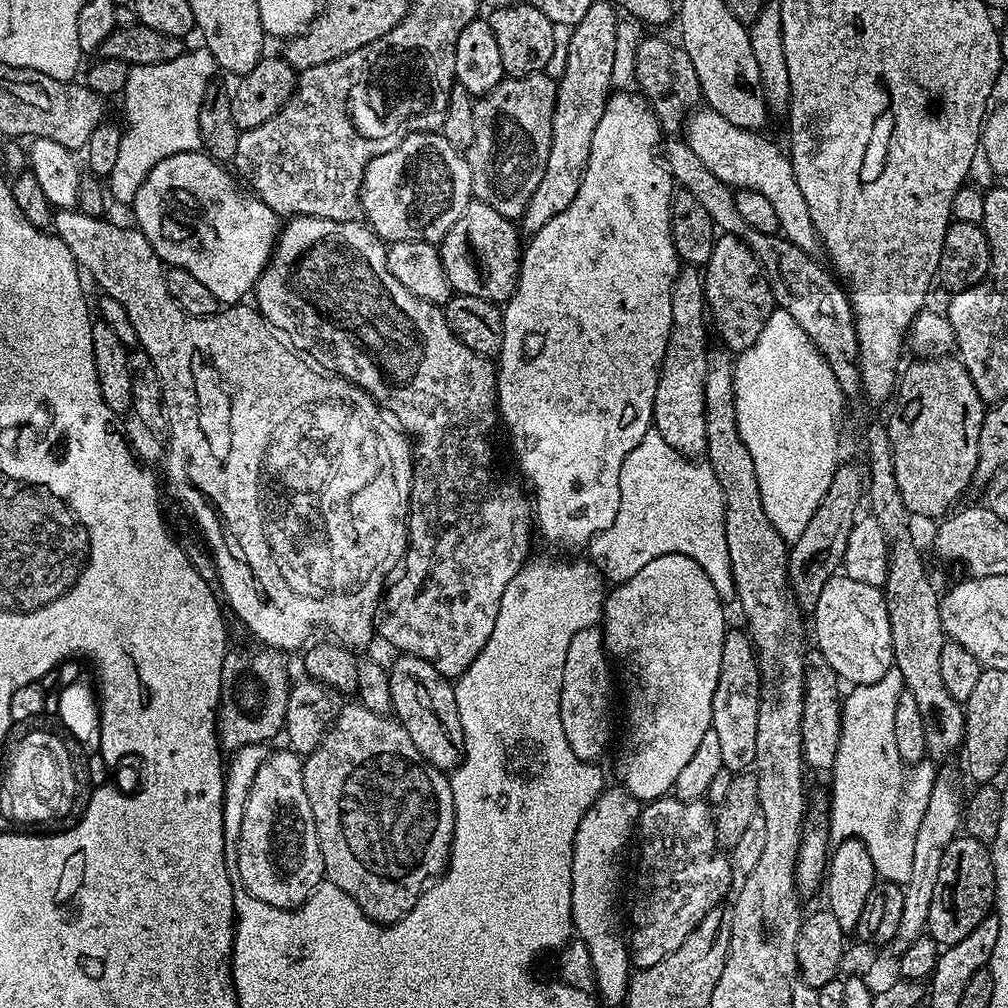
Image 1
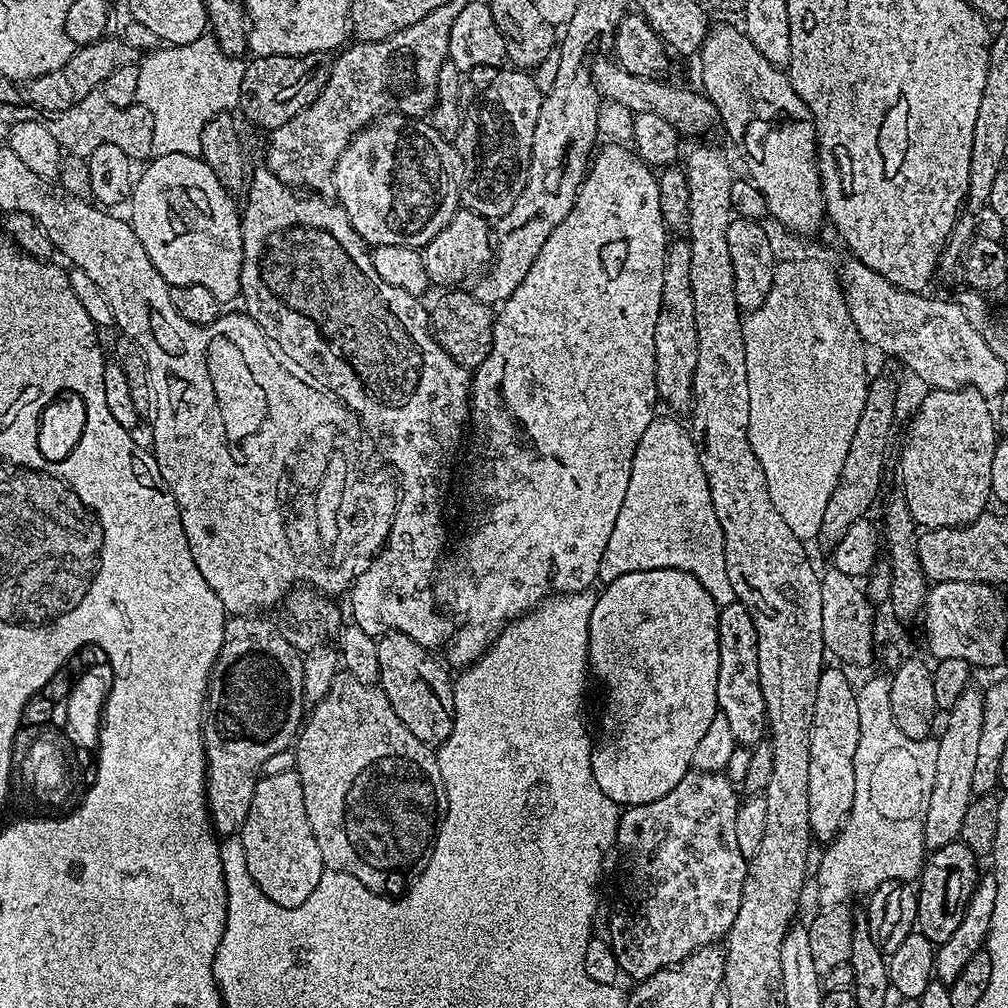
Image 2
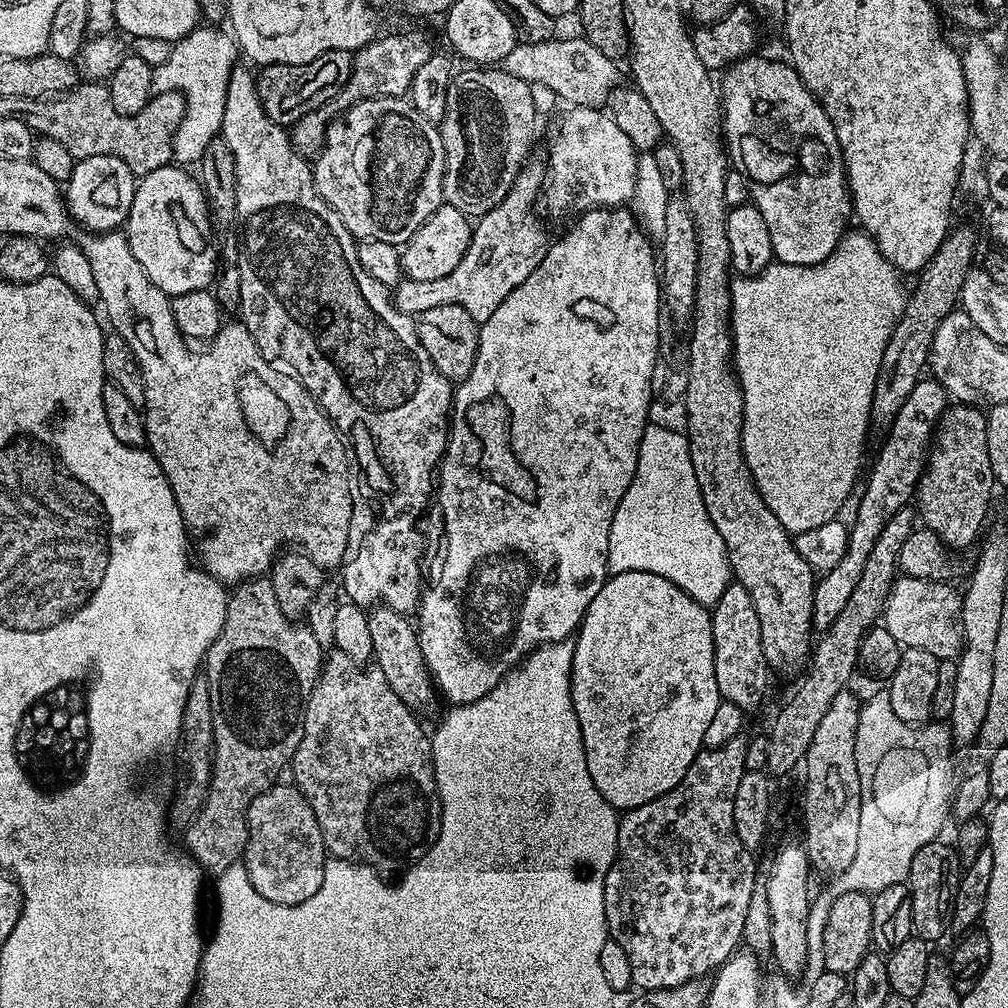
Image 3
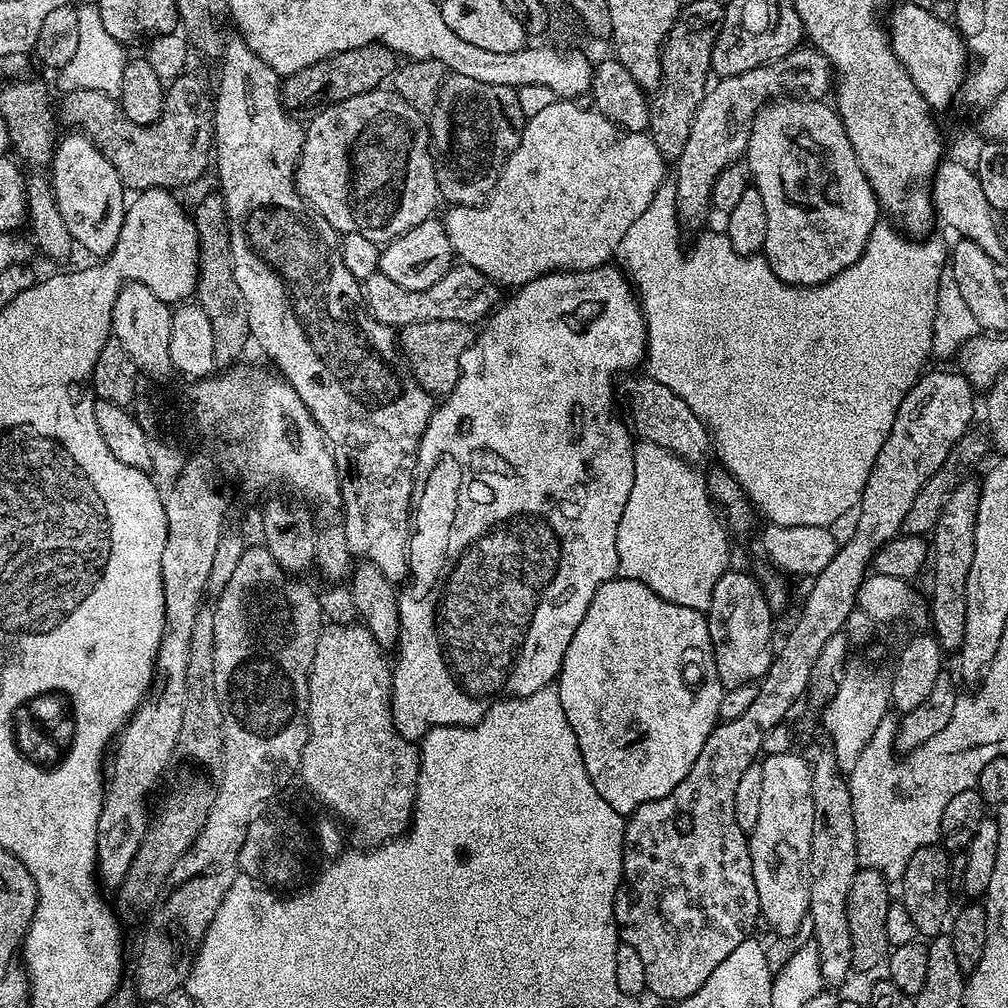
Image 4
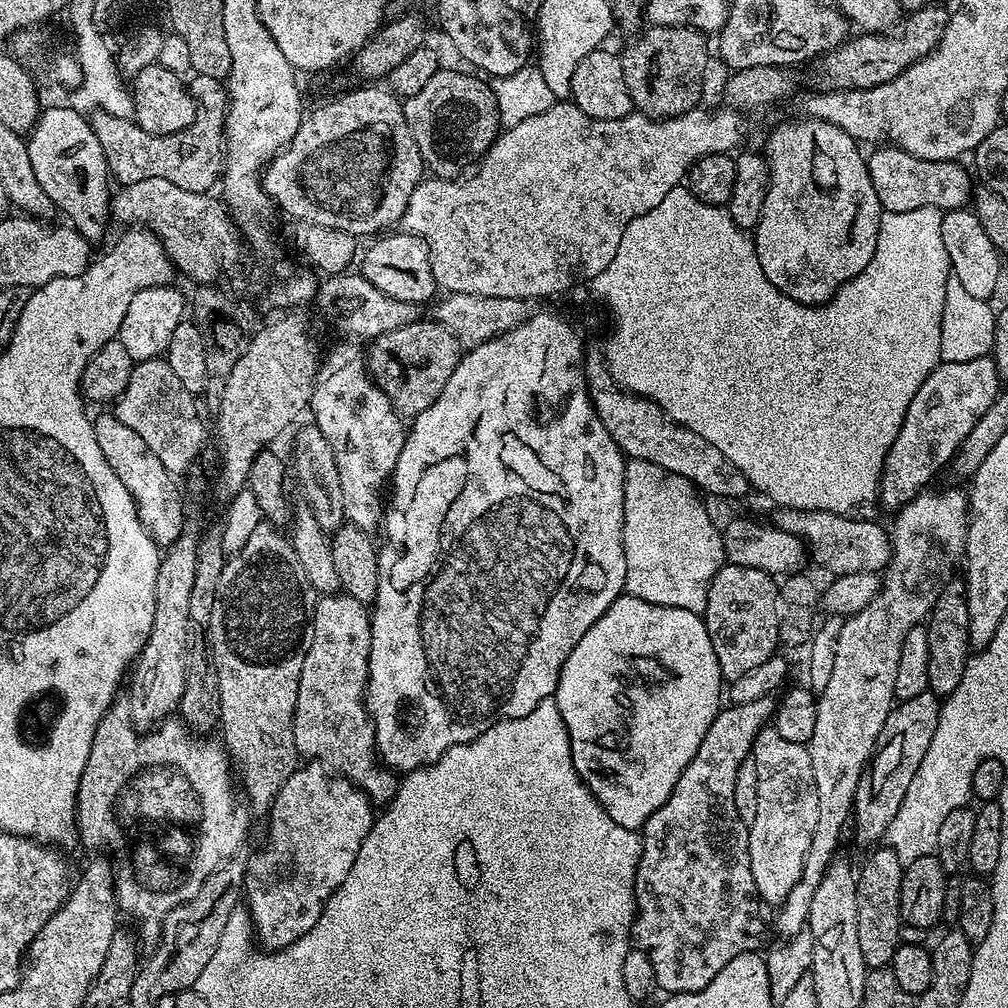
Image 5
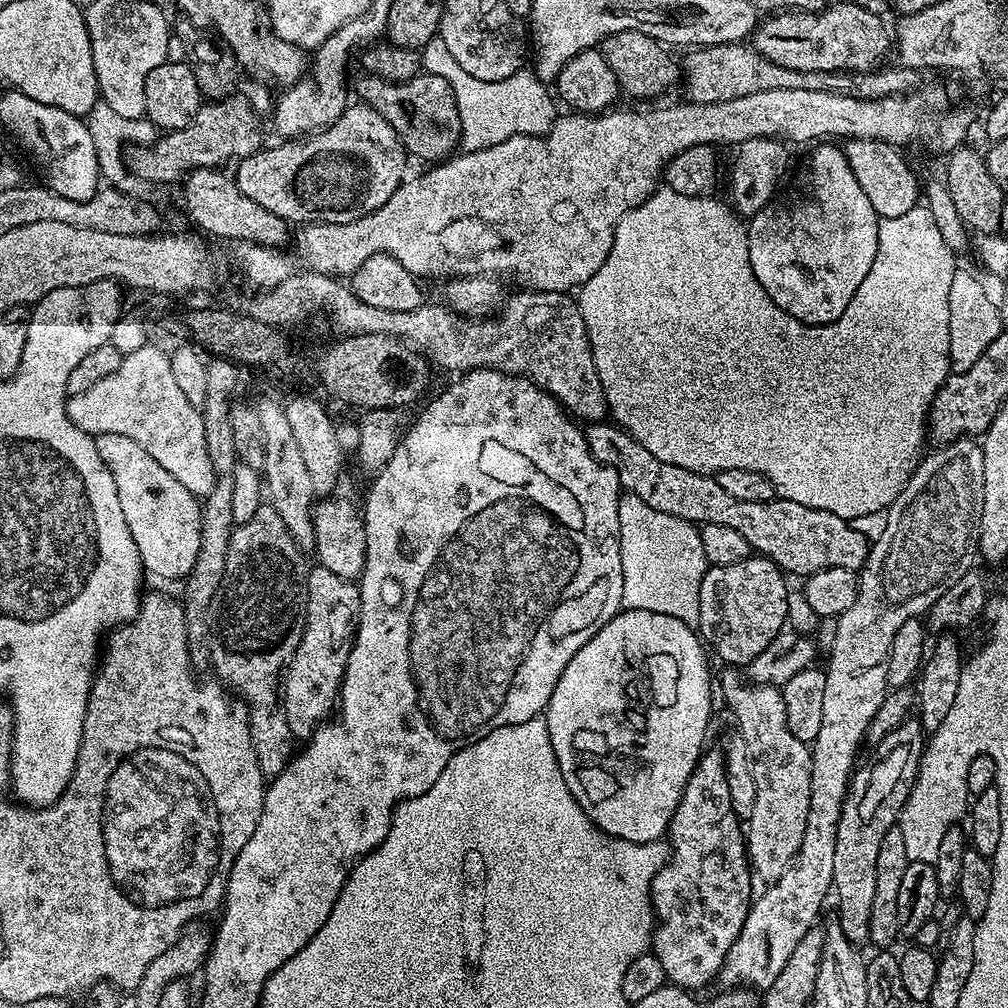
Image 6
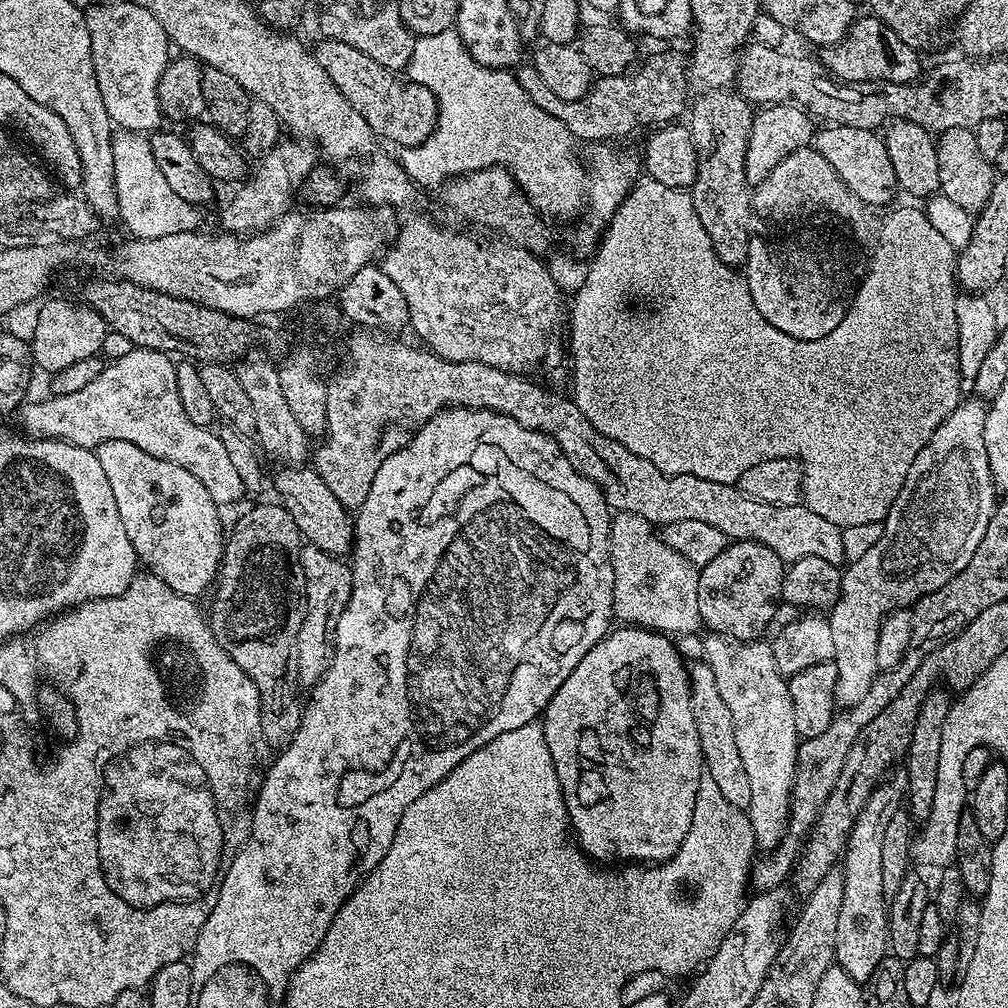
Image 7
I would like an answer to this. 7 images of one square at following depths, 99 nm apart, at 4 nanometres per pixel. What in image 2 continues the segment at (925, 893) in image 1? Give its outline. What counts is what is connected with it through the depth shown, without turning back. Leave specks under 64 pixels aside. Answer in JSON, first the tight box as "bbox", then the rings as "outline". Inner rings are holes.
{"bbox":[924,686,984,853],"outline":[[[970,686],[954,702],[954,706],[947,709],[948,725],[944,733],[938,736],[938,762],[934,765],[934,786],[930,790],[930,806],[926,806],[926,822],[924,823],[924,847],[929,853],[937,852],[942,846],[955,844],[960,839],[962,820],[965,817],[967,807],[970,806],[974,793],[974,761],[978,759],[978,741],[982,735],[982,706],[984,705],[984,693],[976,686]]]}

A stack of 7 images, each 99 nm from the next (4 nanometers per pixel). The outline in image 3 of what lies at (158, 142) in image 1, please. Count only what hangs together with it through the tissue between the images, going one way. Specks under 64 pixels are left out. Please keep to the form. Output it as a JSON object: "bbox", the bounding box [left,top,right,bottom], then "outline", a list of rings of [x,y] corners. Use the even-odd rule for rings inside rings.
{"bbox":[152,26,238,165],"outline":[[[199,26],[188,36],[172,45],[172,53],[166,62],[152,69],[152,90],[158,92],[182,92],[184,117],[172,139],[173,157],[181,165],[203,161],[206,146],[220,136],[222,114],[226,110],[226,92],[230,86],[230,74],[238,67],[238,45],[220,26]]]}

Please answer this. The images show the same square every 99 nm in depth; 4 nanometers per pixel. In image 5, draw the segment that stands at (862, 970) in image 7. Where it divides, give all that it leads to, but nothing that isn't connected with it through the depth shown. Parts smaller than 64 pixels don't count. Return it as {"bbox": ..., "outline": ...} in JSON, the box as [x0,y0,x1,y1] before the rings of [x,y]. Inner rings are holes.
{"bbox":[854,690,941,846],"outline":[[[929,690],[899,701],[886,718],[886,726],[882,726],[882,734],[878,734],[876,750],[870,761],[872,785],[863,789],[854,804],[856,836],[867,846],[885,839],[890,822],[894,822],[898,814],[898,806],[902,806],[902,798],[906,798],[906,790],[910,790],[910,782],[914,782],[914,774],[918,774],[918,766],[922,766],[922,758],[926,758],[926,750],[930,750],[934,730],[938,730],[941,707],[941,697]]]}

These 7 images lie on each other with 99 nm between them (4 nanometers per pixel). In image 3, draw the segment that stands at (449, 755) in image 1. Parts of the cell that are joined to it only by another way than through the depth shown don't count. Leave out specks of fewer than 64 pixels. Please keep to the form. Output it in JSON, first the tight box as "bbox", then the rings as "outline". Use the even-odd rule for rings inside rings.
{"bbox":[368,606,438,714],"outline":[[[376,606],[368,612],[370,622],[370,635],[373,639],[373,652],[375,667],[386,674],[386,682],[390,682],[390,690],[402,698],[402,702],[417,713],[423,714],[427,708],[432,708],[438,701],[438,689],[432,680],[430,670],[426,666],[426,658],[422,658],[420,634],[415,623],[412,624],[405,613]]]}

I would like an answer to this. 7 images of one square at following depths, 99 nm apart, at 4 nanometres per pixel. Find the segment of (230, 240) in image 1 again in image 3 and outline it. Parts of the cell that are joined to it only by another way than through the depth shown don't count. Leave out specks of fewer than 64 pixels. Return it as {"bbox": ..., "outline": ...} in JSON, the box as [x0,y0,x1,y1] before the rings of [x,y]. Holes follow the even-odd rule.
{"bbox":[126,166,218,298],"outline":[[[169,166],[139,177],[126,221],[126,235],[134,242],[134,251],[142,270],[146,270],[146,278],[170,298],[190,294],[190,290],[211,289],[218,276],[218,248],[214,243],[208,202],[204,199],[203,187],[196,185],[188,172],[191,171],[184,166]]]}

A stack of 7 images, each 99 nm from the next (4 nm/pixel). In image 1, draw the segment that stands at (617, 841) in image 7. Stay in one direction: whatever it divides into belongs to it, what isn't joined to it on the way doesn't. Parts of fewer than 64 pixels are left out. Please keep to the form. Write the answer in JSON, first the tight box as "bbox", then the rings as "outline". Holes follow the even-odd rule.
{"bbox":[602,554,726,802],"outline":[[[662,554],[658,558],[646,562],[646,566],[642,566],[642,570],[638,570],[638,574],[634,574],[634,578],[615,585],[605,595],[602,613],[604,646],[608,649],[609,657],[615,663],[616,660],[620,663],[620,672],[624,675],[624,700],[628,703],[628,733],[624,736],[624,745],[621,746],[620,757],[616,760],[616,772],[620,775],[619,783],[622,787],[641,802],[658,800],[661,796],[669,795],[675,789],[678,774],[682,774],[682,770],[690,762],[690,758],[694,758],[694,750],[698,750],[698,746],[702,743],[702,734],[709,732],[712,727],[714,686],[718,686],[718,670],[722,666],[722,642],[726,631],[724,608],[725,605],[714,590],[714,582],[710,582],[710,578],[706,578],[706,570],[702,566],[698,566],[698,562],[694,562],[694,558],[690,558],[686,554]]]}

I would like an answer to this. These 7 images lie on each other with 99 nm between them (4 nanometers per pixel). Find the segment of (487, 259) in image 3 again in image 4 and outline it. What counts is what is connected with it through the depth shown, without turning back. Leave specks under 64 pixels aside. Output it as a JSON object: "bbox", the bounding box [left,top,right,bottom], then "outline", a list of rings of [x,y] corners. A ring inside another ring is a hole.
{"bbox":[362,266,497,330],"outline":[[[464,266],[449,268],[442,278],[438,278],[438,282],[434,282],[434,286],[426,286],[426,290],[408,292],[406,286],[398,286],[398,282],[386,278],[386,274],[380,271],[370,274],[370,278],[362,282],[362,299],[367,311],[379,324],[393,330],[435,320],[457,320],[469,326],[479,325],[497,307],[496,292],[497,285],[485,282],[475,268]]]}

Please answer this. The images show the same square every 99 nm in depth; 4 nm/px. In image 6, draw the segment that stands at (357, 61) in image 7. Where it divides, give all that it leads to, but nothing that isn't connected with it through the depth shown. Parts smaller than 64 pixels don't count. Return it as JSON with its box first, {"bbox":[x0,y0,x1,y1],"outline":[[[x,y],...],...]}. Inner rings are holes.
{"bbox":[355,74,460,162],"outline":[[[364,74],[361,77],[357,84],[355,81],[355,95],[357,92],[360,95],[357,97],[363,103],[375,106],[378,114],[382,114],[382,118],[386,118],[386,122],[390,122],[390,126],[394,126],[394,130],[400,141],[404,143],[405,149],[415,159],[417,156],[420,160],[432,160],[428,162],[443,162],[457,151],[460,144],[460,115],[456,109],[456,99],[452,93],[452,88],[446,82],[446,78],[421,74],[401,84],[390,84],[377,76]]]}

